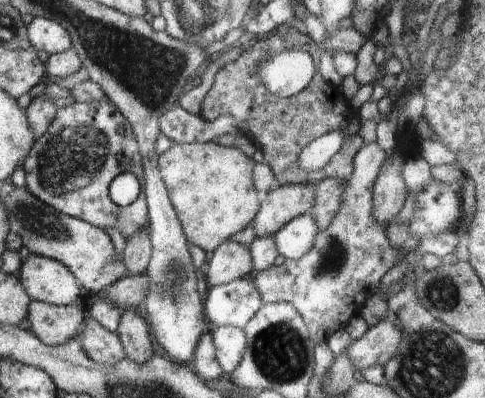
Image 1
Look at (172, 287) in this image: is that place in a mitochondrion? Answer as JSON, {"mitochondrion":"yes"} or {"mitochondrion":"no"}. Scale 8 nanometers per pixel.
{"mitochondrion":"yes"}

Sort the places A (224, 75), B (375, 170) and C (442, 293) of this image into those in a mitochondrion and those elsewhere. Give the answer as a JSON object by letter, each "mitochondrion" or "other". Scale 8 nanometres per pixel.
{"A":"other","B":"other","C":"mitochondrion"}

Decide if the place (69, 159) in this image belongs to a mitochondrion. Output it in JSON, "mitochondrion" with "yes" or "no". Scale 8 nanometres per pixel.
{"mitochondrion":"yes"}

